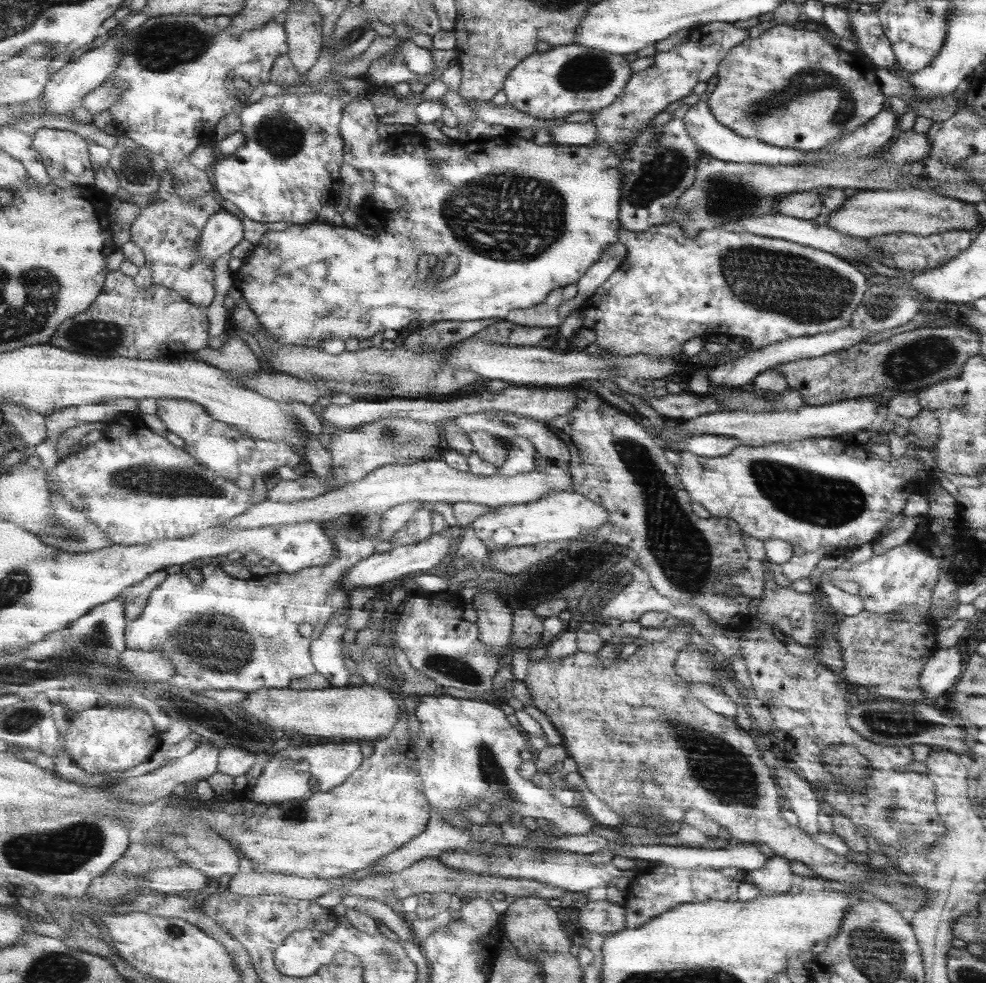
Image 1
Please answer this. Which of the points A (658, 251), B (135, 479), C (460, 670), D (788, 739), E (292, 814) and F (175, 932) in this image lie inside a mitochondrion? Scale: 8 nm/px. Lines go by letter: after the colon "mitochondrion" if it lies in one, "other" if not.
A: other
B: mitochondrion
C: mitochondrion
D: other
E: mitochondrion
F: mitochondrion

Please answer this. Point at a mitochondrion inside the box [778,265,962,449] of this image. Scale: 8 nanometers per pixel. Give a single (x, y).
(877, 308)

